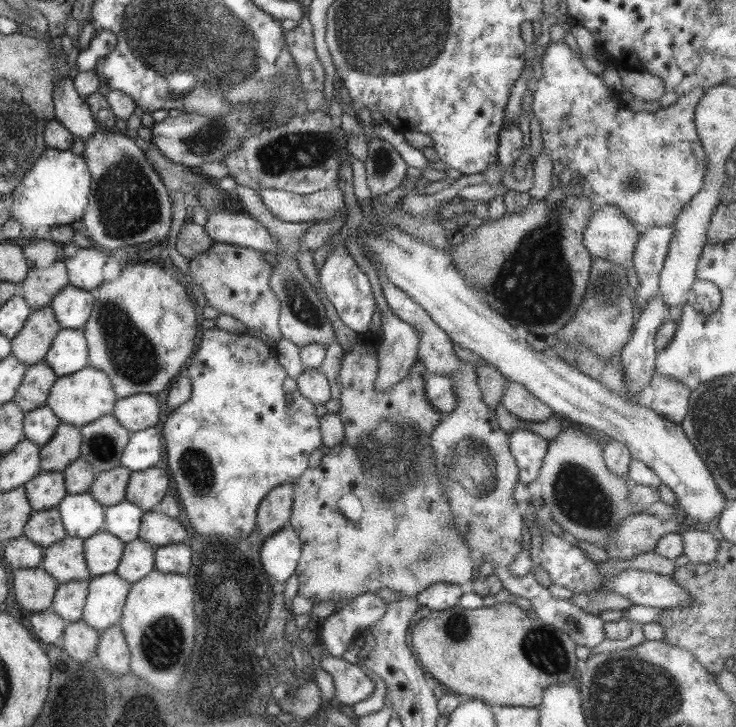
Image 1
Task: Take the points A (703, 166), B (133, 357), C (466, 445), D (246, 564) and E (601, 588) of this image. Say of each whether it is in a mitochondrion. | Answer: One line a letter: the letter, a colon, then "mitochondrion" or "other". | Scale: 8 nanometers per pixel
A: other
B: mitochondrion
C: mitochondrion
D: other
E: other

